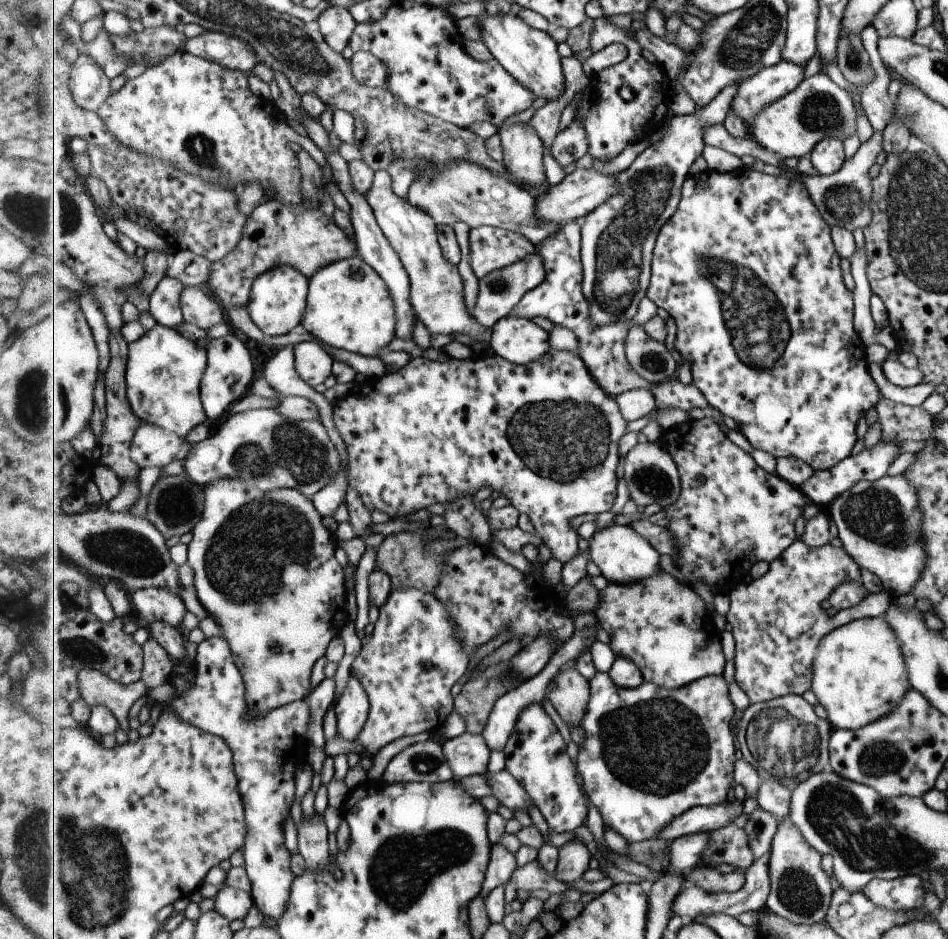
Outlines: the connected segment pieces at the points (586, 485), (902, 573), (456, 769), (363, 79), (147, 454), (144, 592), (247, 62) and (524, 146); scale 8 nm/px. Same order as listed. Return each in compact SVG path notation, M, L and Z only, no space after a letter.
M549 350L541 360L531 364L513 364L510 360L497 355L494 352L482 355L474 355L467 360L457 360L447 355L447 360L428 360L427 358L411 358L407 364L394 373L383 377L368 377L358 384L352 393L343 402L333 406L333 421L335 427L343 439L348 458L348 480L366 509L372 513L381 510L389 514L391 520L407 518L418 510L425 510L427 506L453 502L461 496L474 496L481 488L489 487L499 492L500 496L507 498L520 514L526 514L535 524L536 533L543 538L544 544L551 550L552 555L563 564L571 562L575 556L581 554L577 546L577 531L570 528L568 522L583 514L600 514L613 510L615 498L617 498L617 468L619 468L619 442L627 433L629 422L623 418L619 403L611 398L595 382L586 362L578 354L569 350Z
M903 474L883 475L874 481L859 480L835 496L825 510L835 524L841 548L859 568L875 574L883 590L893 597L911 592L925 568L925 550L919 530L917 492Z
M466 732L444 741L442 745L455 779L483 775L489 771L491 749L481 734Z
M359 51L349 58L355 80L370 87L387 87L389 66L369 51Z
M143 423L132 440L130 455L141 468L165 468L179 456L185 441L169 429Z
M144 588L130 593L134 607L134 617L141 624L165 622L178 627L187 612L180 594L165 588Z
M207 31L197 38L187 37L185 51L245 74L249 74L258 63L255 50L245 40L222 32Z
M529 123L507 126L498 135L502 139L503 161L515 178L529 186L548 182L544 164L547 148Z

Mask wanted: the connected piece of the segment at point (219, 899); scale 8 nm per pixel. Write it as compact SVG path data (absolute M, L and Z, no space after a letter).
M224 886L220 889L214 900L214 909L228 918L229 922L243 920L253 906L251 893L238 888L231 888L231 886Z

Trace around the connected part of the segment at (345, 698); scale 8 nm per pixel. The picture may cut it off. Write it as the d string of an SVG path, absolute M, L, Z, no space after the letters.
M351 674L344 693L335 704L336 736L343 736L351 742L356 741L367 724L370 710L369 694L363 682Z

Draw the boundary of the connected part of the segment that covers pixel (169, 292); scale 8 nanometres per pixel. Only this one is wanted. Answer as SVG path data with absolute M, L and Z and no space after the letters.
M167 276L154 288L149 296L149 310L159 324L169 328L183 324L183 288L185 286L179 280Z

